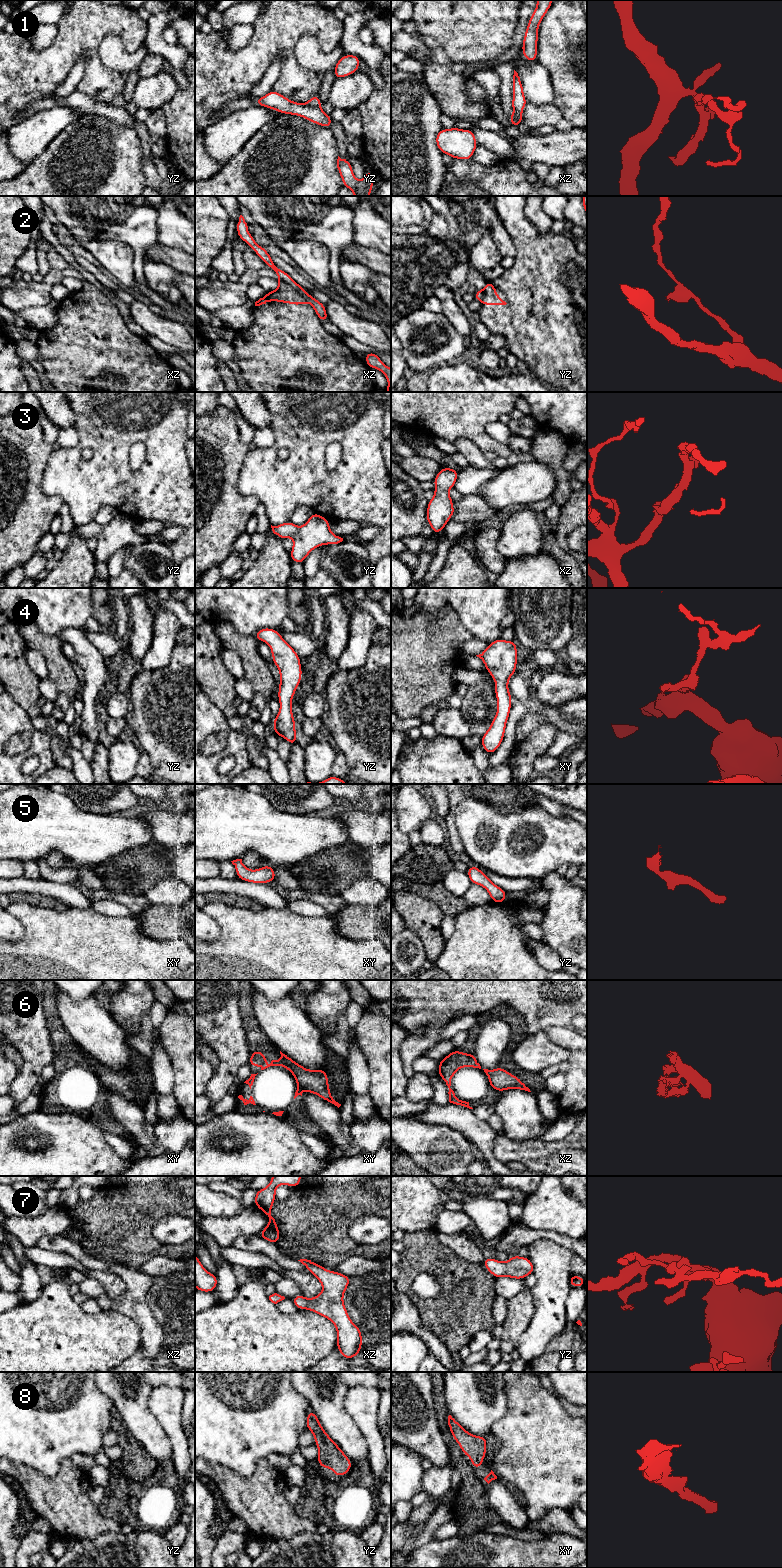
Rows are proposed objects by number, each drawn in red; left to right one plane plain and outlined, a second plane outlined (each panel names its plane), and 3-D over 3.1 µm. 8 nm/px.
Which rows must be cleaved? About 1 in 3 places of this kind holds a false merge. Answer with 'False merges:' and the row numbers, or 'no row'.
False merges: 1, 2, 6

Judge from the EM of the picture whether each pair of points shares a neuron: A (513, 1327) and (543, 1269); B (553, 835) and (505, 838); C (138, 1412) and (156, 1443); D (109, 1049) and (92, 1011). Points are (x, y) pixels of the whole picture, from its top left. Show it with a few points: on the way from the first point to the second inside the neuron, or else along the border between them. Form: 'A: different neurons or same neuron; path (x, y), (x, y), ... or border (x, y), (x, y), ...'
A: different neurons; border (529, 1289), (534, 1306), (533, 1316)
B: same neuron; path (541, 826), (525, 821), (516, 828)
C: same neuron; path (139, 1420), (151, 1435)
D: same neuron; path (105, 1040), (92, 1027), (92, 1020)

